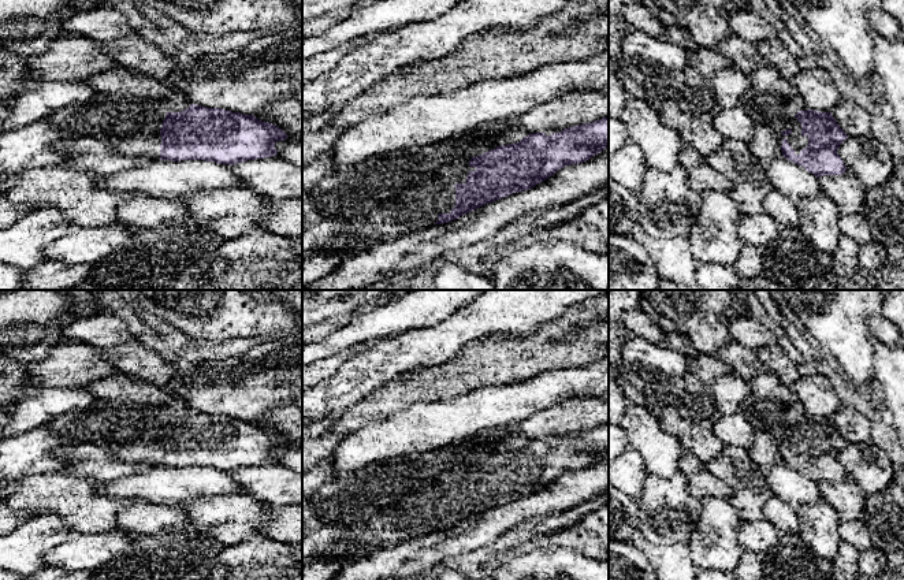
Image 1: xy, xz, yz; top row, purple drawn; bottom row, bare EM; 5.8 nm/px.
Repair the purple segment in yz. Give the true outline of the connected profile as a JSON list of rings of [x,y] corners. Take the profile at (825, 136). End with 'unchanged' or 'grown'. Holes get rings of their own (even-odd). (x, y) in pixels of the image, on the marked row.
[[[799,111],[789,122],[781,123],[781,135],[777,142],[782,156],[816,178],[841,175],[847,167],[837,153],[848,138],[832,112]]]; grown

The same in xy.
[[[190,104],[185,111],[167,112],[163,122],[144,122],[134,133],[115,138],[114,146],[126,157],[232,166],[276,156],[275,144],[287,137],[254,115]]]; grown

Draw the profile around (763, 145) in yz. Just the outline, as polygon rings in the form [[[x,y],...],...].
[[[755,124],[754,137],[748,145],[754,156],[765,166],[777,157],[782,157],[777,135],[767,124]]]

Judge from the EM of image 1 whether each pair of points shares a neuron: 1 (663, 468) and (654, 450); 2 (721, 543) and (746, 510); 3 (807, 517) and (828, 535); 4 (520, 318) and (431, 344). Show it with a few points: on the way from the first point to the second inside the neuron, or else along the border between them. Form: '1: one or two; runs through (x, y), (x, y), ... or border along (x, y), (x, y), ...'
1: one; runs through (663, 464), (658, 454)
2: two; border along (726, 499), (741, 520)
3: one; runs through (813, 520), (822, 530)
4: one; runs through (498, 318), (482, 318), (453, 334)

